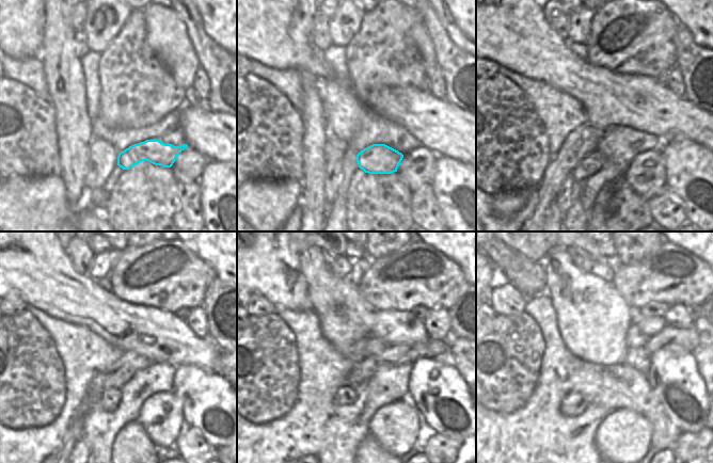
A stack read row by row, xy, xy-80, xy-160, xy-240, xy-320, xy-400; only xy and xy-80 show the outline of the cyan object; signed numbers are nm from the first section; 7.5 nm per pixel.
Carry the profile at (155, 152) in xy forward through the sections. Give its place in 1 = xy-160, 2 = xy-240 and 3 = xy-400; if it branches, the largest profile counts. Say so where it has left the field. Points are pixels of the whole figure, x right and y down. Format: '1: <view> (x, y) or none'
1: xy-160 (593, 162)
2: xy-240 (110, 398)
3: xy-400 (573, 403)

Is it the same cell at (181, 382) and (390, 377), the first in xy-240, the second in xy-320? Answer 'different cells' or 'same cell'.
different cells

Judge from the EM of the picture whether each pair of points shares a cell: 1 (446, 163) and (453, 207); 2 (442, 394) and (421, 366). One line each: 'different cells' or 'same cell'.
1: same cell
2: same cell

